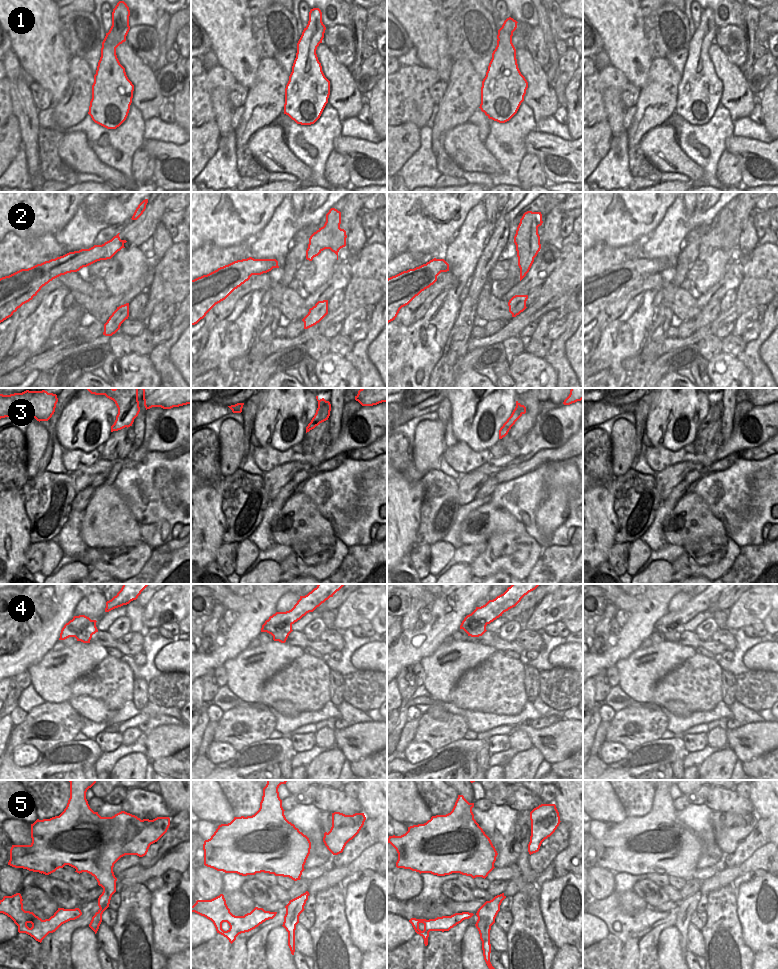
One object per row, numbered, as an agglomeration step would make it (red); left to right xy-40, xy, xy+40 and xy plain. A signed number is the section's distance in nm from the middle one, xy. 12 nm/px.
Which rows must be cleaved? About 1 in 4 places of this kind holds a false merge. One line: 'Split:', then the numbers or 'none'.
Split: 2, 4, 5

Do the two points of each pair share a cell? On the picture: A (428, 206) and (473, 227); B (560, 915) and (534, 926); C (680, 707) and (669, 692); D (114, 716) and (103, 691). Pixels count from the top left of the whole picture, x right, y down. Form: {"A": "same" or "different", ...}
{"A": "different", "B": "different", "C": "different", "D": "different"}

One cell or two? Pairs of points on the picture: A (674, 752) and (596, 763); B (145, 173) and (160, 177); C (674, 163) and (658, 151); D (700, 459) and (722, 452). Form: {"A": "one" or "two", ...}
{"A": "one", "B": "two", "C": "one", "D": "one"}

